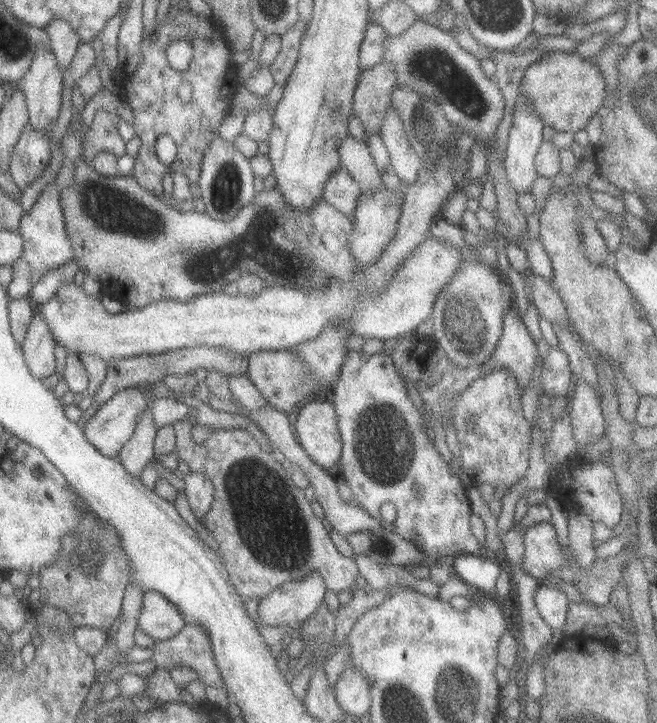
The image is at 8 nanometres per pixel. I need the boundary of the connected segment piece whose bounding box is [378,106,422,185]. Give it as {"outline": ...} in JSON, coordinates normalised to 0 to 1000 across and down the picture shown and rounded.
{"outline":[[[595,147],[588,149],[575,185],[588,205],[592,224],[612,256],[626,254],[642,232],[639,217],[630,212],[616,188],[619,174],[607,156]]]}

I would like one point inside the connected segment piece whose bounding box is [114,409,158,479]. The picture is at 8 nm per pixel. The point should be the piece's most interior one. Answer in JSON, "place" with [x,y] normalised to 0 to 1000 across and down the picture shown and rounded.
{"place":[204,629]}

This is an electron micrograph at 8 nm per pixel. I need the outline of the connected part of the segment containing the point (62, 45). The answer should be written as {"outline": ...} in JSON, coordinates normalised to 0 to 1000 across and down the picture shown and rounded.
{"outline":[[[82,25],[65,41],[72,46],[75,68],[84,80],[87,95],[99,98],[123,58],[120,51],[100,30],[88,25]]]}

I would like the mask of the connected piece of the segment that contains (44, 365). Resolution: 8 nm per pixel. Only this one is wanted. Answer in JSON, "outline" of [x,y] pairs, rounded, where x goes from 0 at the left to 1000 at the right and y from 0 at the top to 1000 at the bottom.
{"outline":[[[53,429],[30,476],[33,494],[50,523],[62,526],[82,516],[81,481],[84,476],[85,473],[76,466],[68,444]]]}

